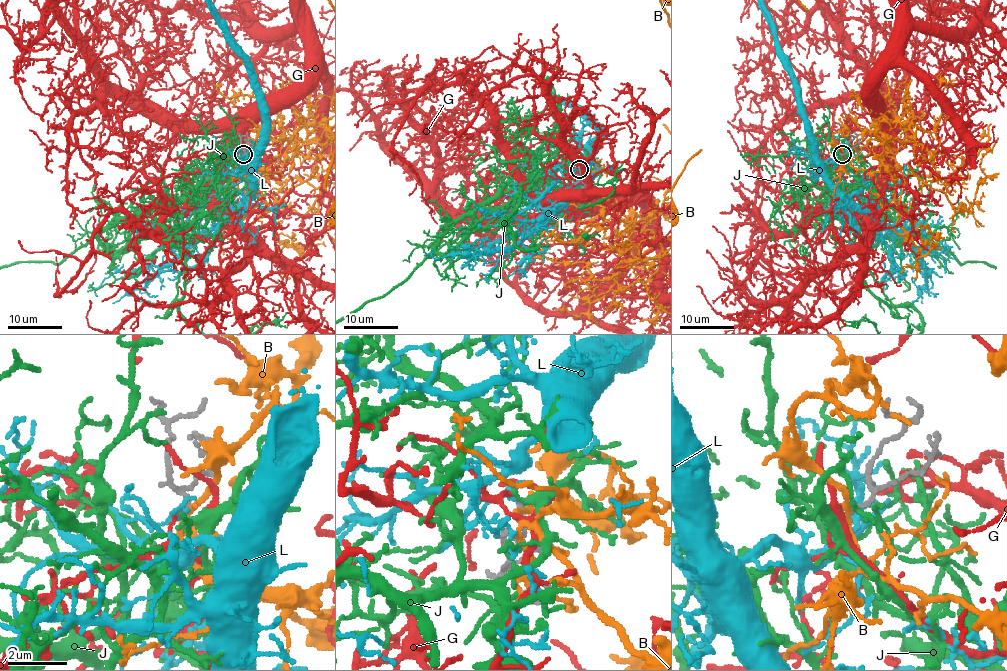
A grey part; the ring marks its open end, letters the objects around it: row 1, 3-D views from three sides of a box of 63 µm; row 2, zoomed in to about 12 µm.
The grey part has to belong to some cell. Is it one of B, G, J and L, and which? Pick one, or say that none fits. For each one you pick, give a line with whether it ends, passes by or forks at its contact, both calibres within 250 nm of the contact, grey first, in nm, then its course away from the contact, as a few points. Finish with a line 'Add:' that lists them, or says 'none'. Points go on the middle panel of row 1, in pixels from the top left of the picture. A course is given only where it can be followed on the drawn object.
J: it forks there; 170 nm thick on the grey side, 260 nm on the other
Add: J

